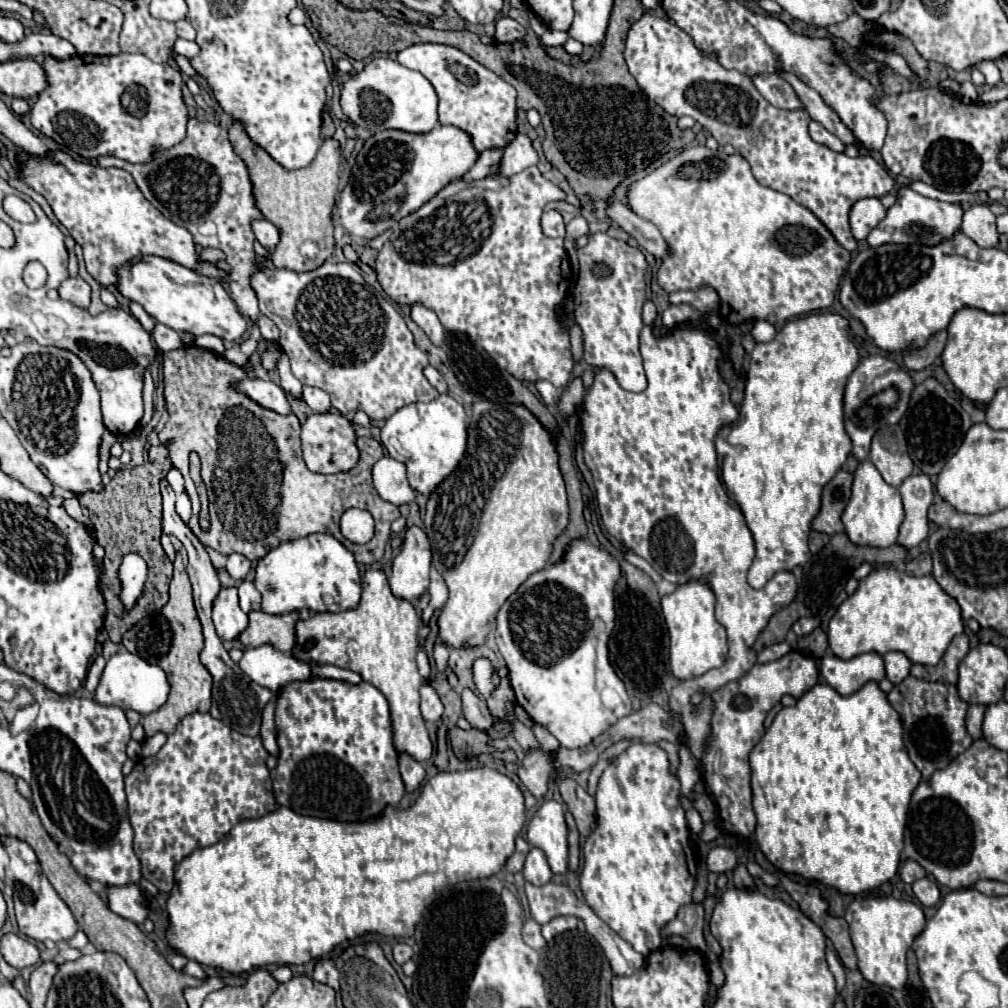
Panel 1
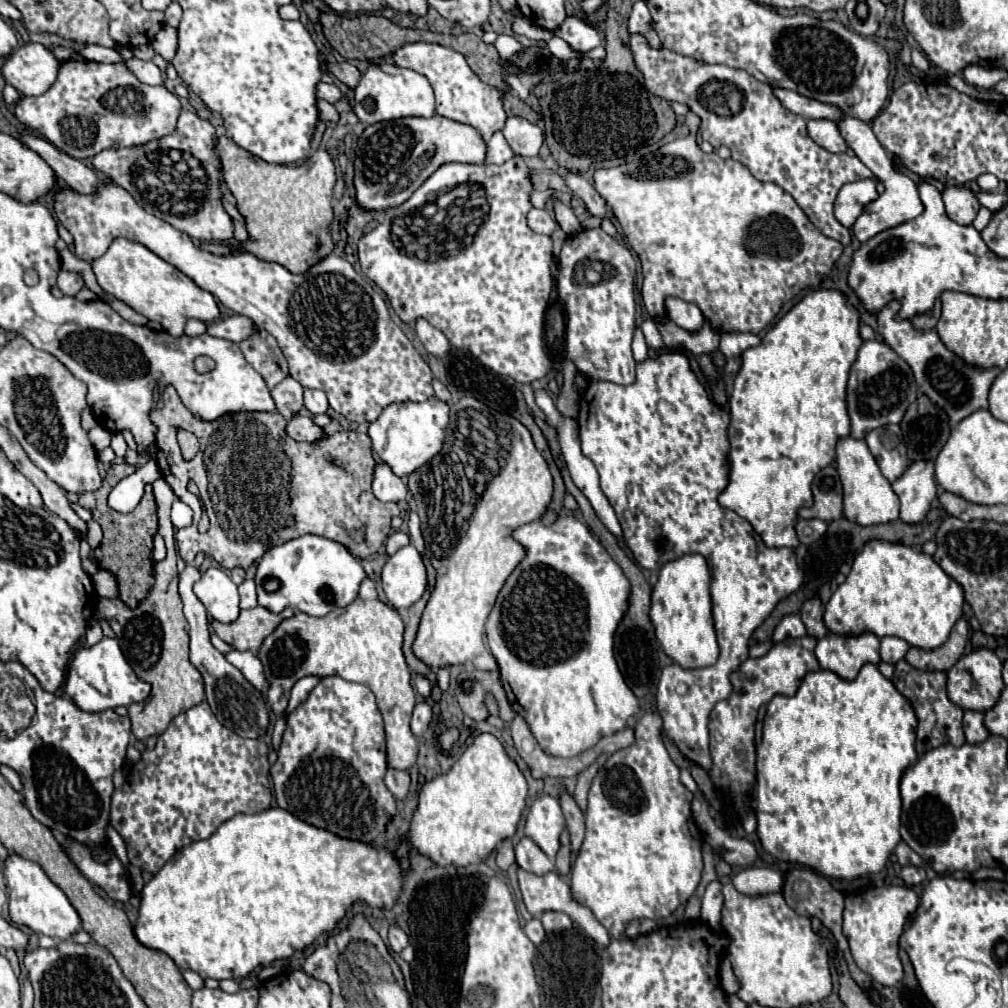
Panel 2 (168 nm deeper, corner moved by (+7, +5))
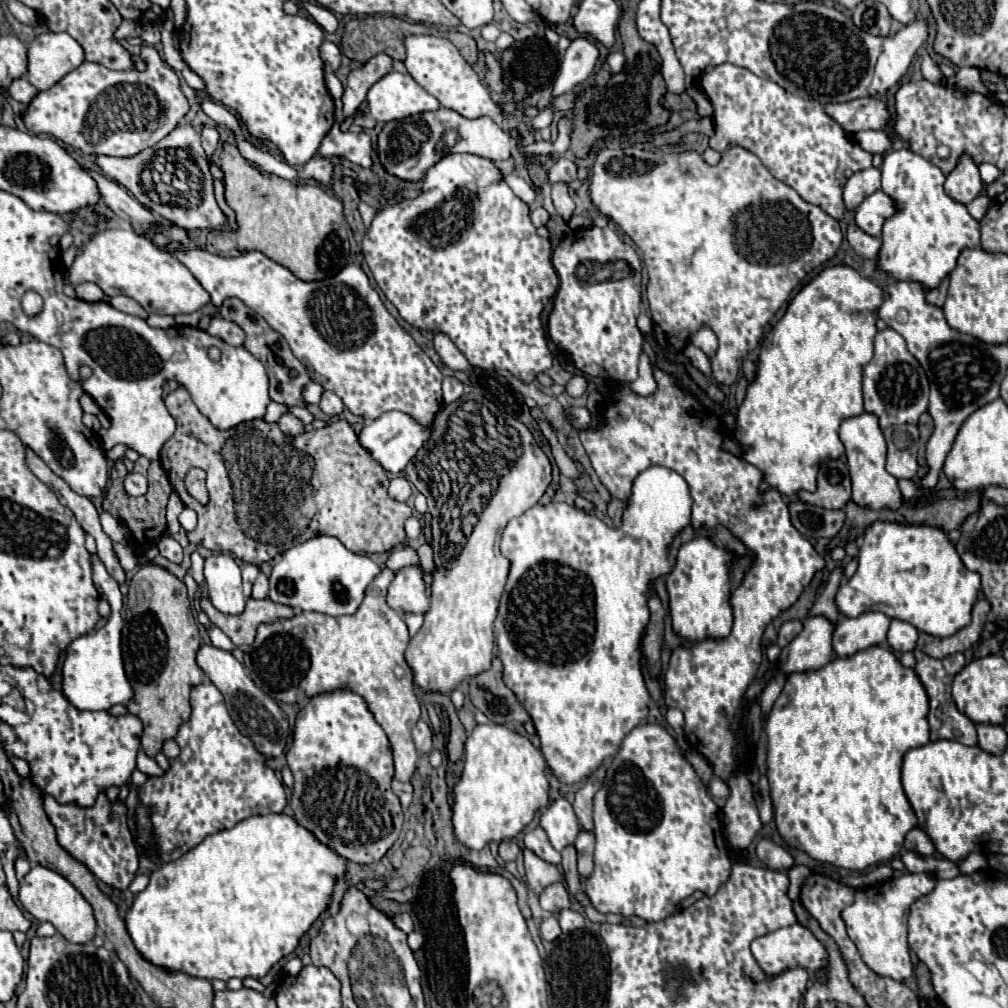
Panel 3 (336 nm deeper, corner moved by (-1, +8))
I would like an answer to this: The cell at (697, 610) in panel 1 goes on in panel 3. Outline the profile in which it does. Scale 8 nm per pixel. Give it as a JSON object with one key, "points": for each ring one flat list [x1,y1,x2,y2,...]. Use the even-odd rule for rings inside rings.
{"points":[[695,537,681,545,675,565,665,579,667,593,669,593,671,625,679,637,689,639,689,641,703,641,703,639,725,639,731,633,731,623,733,623,731,605,729,605,731,583,729,583,729,569,727,569,727,563,731,559,733,559,733,555,725,549,715,547,715,543,709,537]]}

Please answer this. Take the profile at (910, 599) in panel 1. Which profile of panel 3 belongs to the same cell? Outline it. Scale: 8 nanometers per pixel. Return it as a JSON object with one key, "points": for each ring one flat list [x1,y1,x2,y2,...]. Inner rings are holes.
{"points":[[877,521,865,531,865,543,859,549,859,567,855,575,839,587,835,603,839,613,845,617,859,617,867,611,885,613,889,619,903,619,911,623,917,631,929,635,955,635,971,621,971,607,977,601,979,593,979,575,969,571,957,551,955,545,947,539,947,535,937,527,927,525,901,525]]}

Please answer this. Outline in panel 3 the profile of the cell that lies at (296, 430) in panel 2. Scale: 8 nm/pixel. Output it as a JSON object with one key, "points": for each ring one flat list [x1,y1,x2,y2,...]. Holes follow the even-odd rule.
{"points":[[287,413,287,415,283,415,279,419,279,427,281,427,281,431,285,435,301,435,301,433,305,433,305,423,299,417,291,415,291,413]]}

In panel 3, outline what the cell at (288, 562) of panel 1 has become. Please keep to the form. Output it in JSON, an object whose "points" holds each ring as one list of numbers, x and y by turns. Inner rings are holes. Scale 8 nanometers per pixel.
{"points":[[317,535,281,553,269,577,269,599,301,611,317,611,331,617,355,613,363,601,365,587,381,573,367,555,349,551,331,535]]}

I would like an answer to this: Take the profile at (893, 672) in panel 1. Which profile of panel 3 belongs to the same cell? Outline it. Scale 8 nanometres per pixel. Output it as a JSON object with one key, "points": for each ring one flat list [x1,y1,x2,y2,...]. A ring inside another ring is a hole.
{"points":[[891,621,889,633,887,633,887,643,895,653,905,653,905,651,913,651,915,643,917,643,917,629,911,623,905,621]]}

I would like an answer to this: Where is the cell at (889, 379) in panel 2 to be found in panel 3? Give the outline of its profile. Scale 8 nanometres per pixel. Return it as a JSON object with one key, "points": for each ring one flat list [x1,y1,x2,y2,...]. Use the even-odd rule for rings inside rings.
{"points":[[879,331,875,337,875,353,871,363,863,367,863,399,865,411,871,409,879,419,883,415,891,417,891,423,917,423,921,413,927,411,929,403,929,383,919,361,907,351,905,339,893,331]]}

